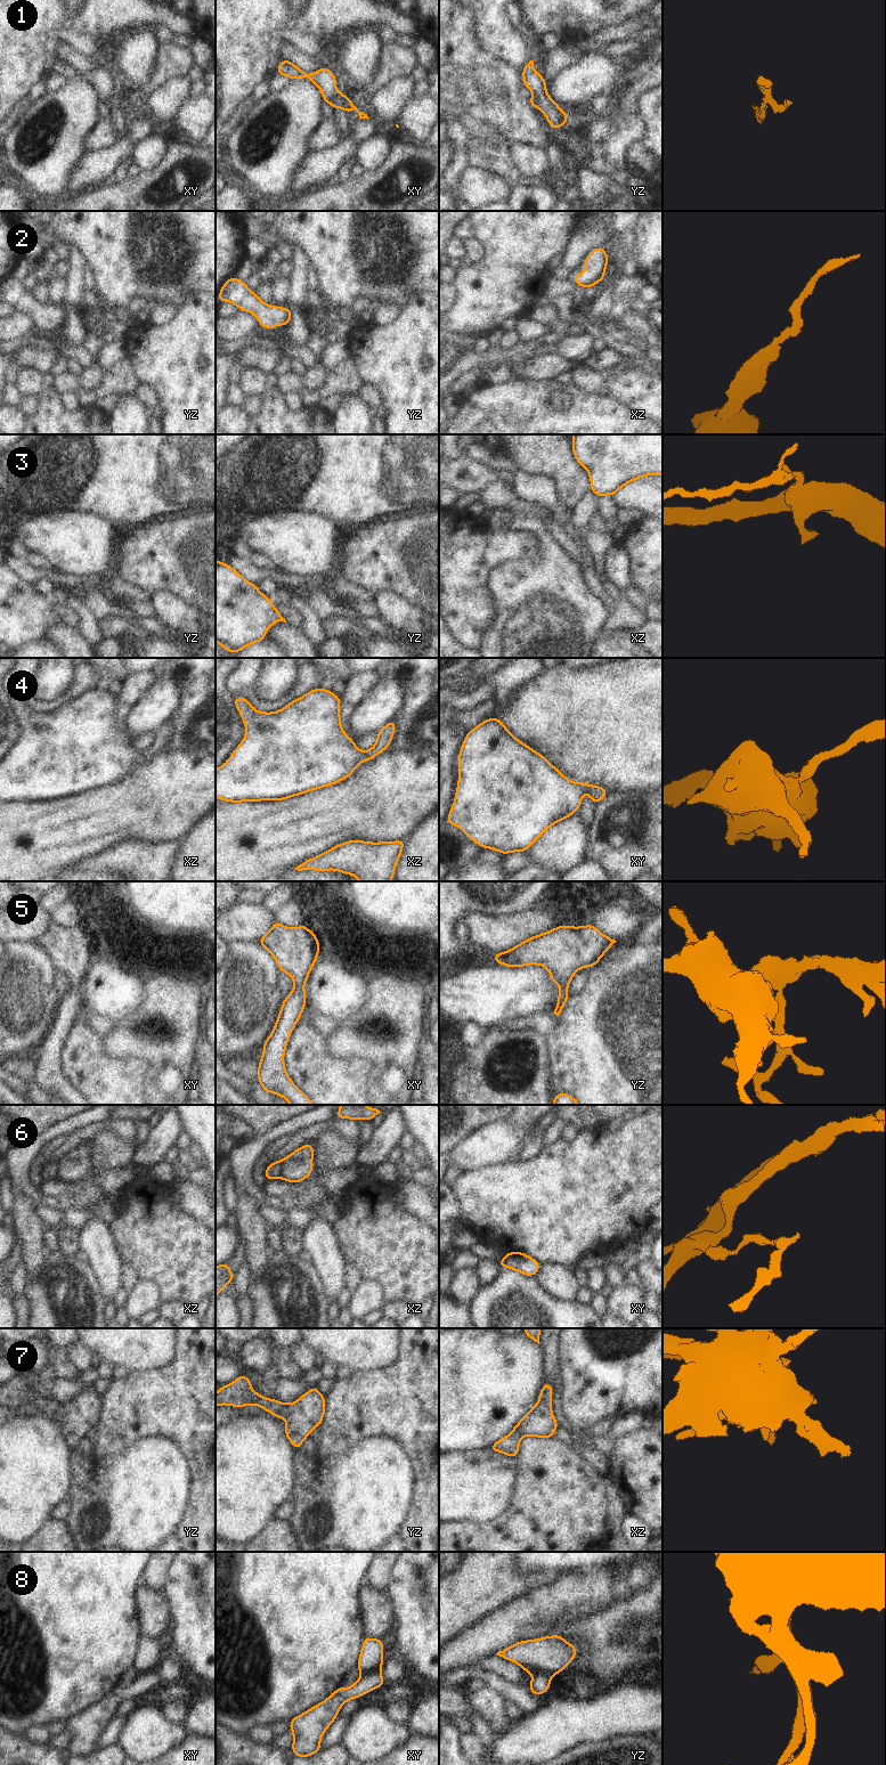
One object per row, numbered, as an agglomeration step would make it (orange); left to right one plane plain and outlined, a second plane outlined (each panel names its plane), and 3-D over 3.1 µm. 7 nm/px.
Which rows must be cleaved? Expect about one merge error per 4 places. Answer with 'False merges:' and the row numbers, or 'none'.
False merges: 1, 6, 8

